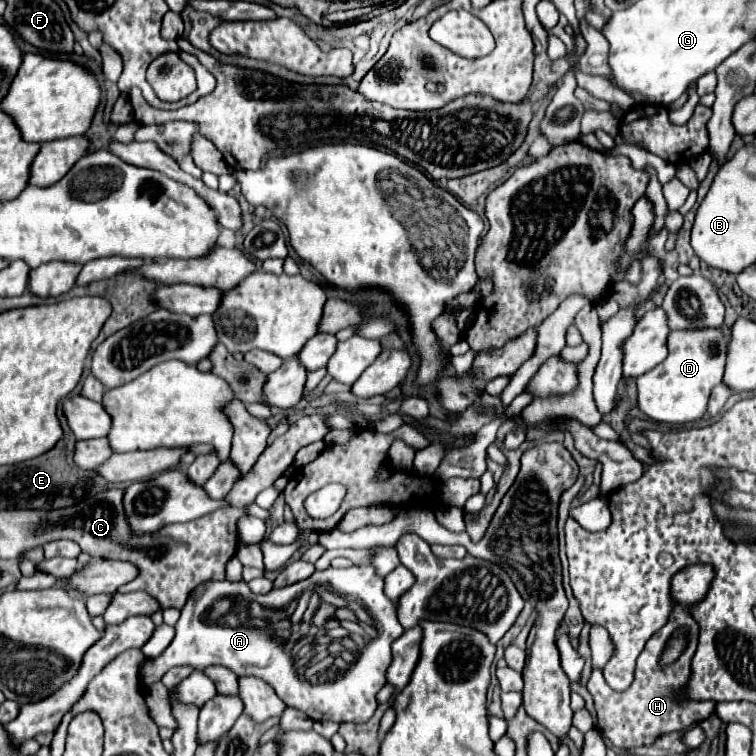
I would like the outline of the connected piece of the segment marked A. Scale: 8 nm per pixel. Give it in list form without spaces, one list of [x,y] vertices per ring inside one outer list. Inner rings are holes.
[[[352,566],[352,568],[328,568],[328,570],[322,570],[322,572],[314,572],[310,578],[306,580],[300,580],[298,584],[292,584],[292,586],[286,586],[286,588],[274,588],[272,592],[268,594],[252,594],[248,584],[244,580],[240,582],[230,582],[230,580],[222,580],[222,582],[204,582],[200,584],[186,600],[184,608],[180,610],[180,620],[176,622],[176,636],[174,640],[170,642],[170,646],[156,658],[148,658],[140,664],[140,680],[144,686],[150,686],[154,682],[158,682],[170,668],[174,666],[182,666],[182,664],[188,664],[192,666],[194,670],[204,670],[206,666],[212,666],[212,664],[222,664],[230,670],[234,670],[238,676],[242,674],[258,674],[258,678],[264,678],[272,688],[274,692],[278,694],[278,698],[288,704],[288,706],[294,706],[298,710],[302,710],[304,714],[308,714],[308,718],[312,720],[332,720],[332,722],[352,722],[352,724],[362,724],[362,722],[368,722],[376,708],[378,708],[378,700],[376,700],[376,694],[378,690],[386,684],[386,670],[392,662],[392,648],[390,644],[402,636],[404,628],[400,626],[398,622],[398,616],[396,616],[396,602],[392,602],[386,594],[384,594],[384,578],[376,574],[376,568],[374,566]],[[324,582],[330,582],[334,590],[338,590],[340,594],[350,594],[358,600],[362,600],[364,608],[368,610],[368,614],[372,616],[374,620],[374,628],[378,630],[378,638],[370,640],[358,654],[356,662],[348,668],[346,674],[342,674],[338,680],[334,682],[324,682],[324,684],[310,684],[306,680],[302,680],[294,668],[294,662],[292,662],[292,656],[286,652],[286,642],[282,642],[282,638],[278,638],[278,632],[276,632],[276,618],[274,618],[274,612],[280,612],[282,608],[288,608],[294,600],[300,598],[300,594],[314,586],[314,584],[324,584]]]

